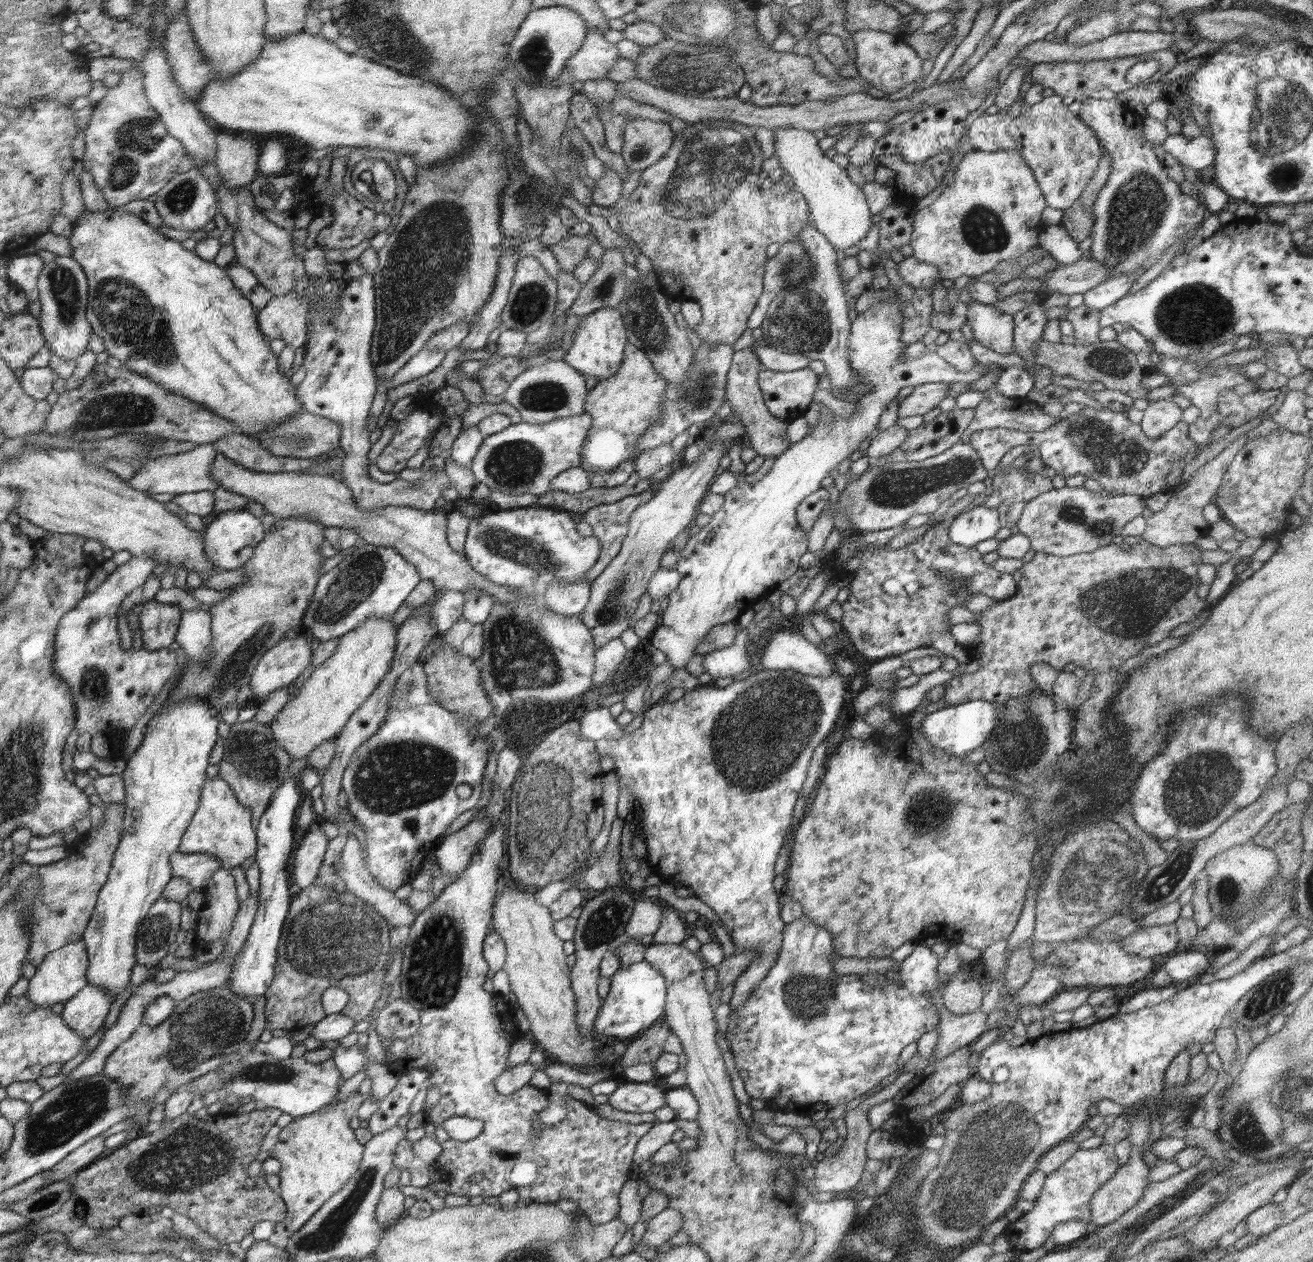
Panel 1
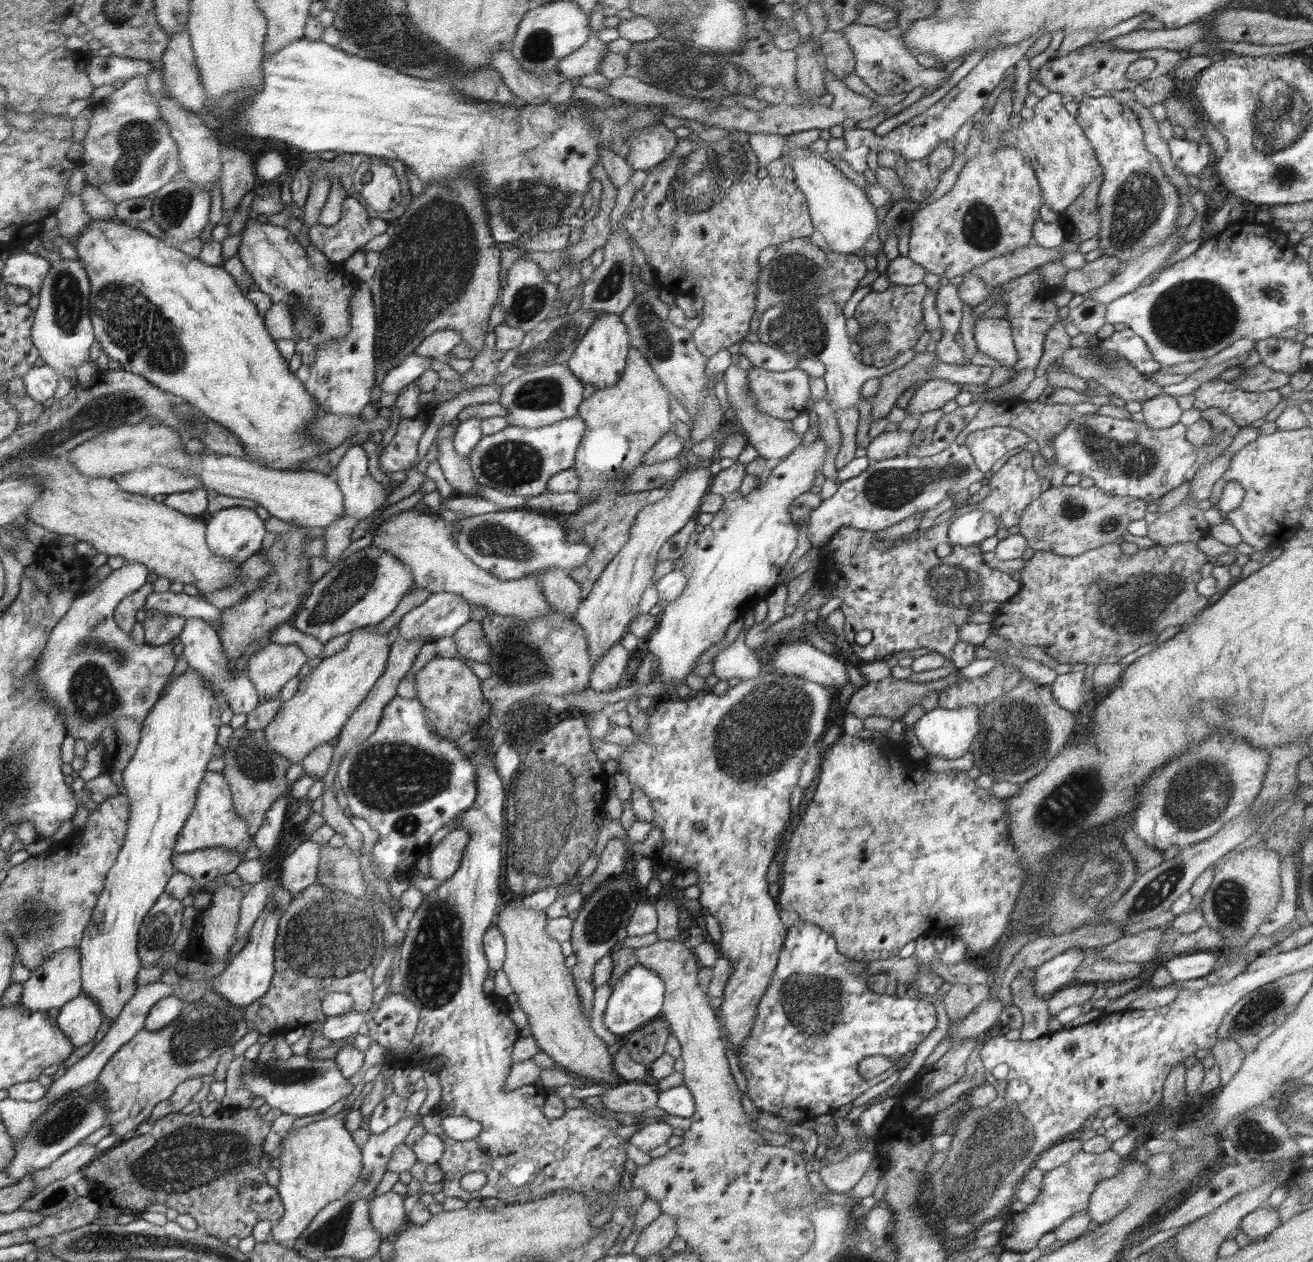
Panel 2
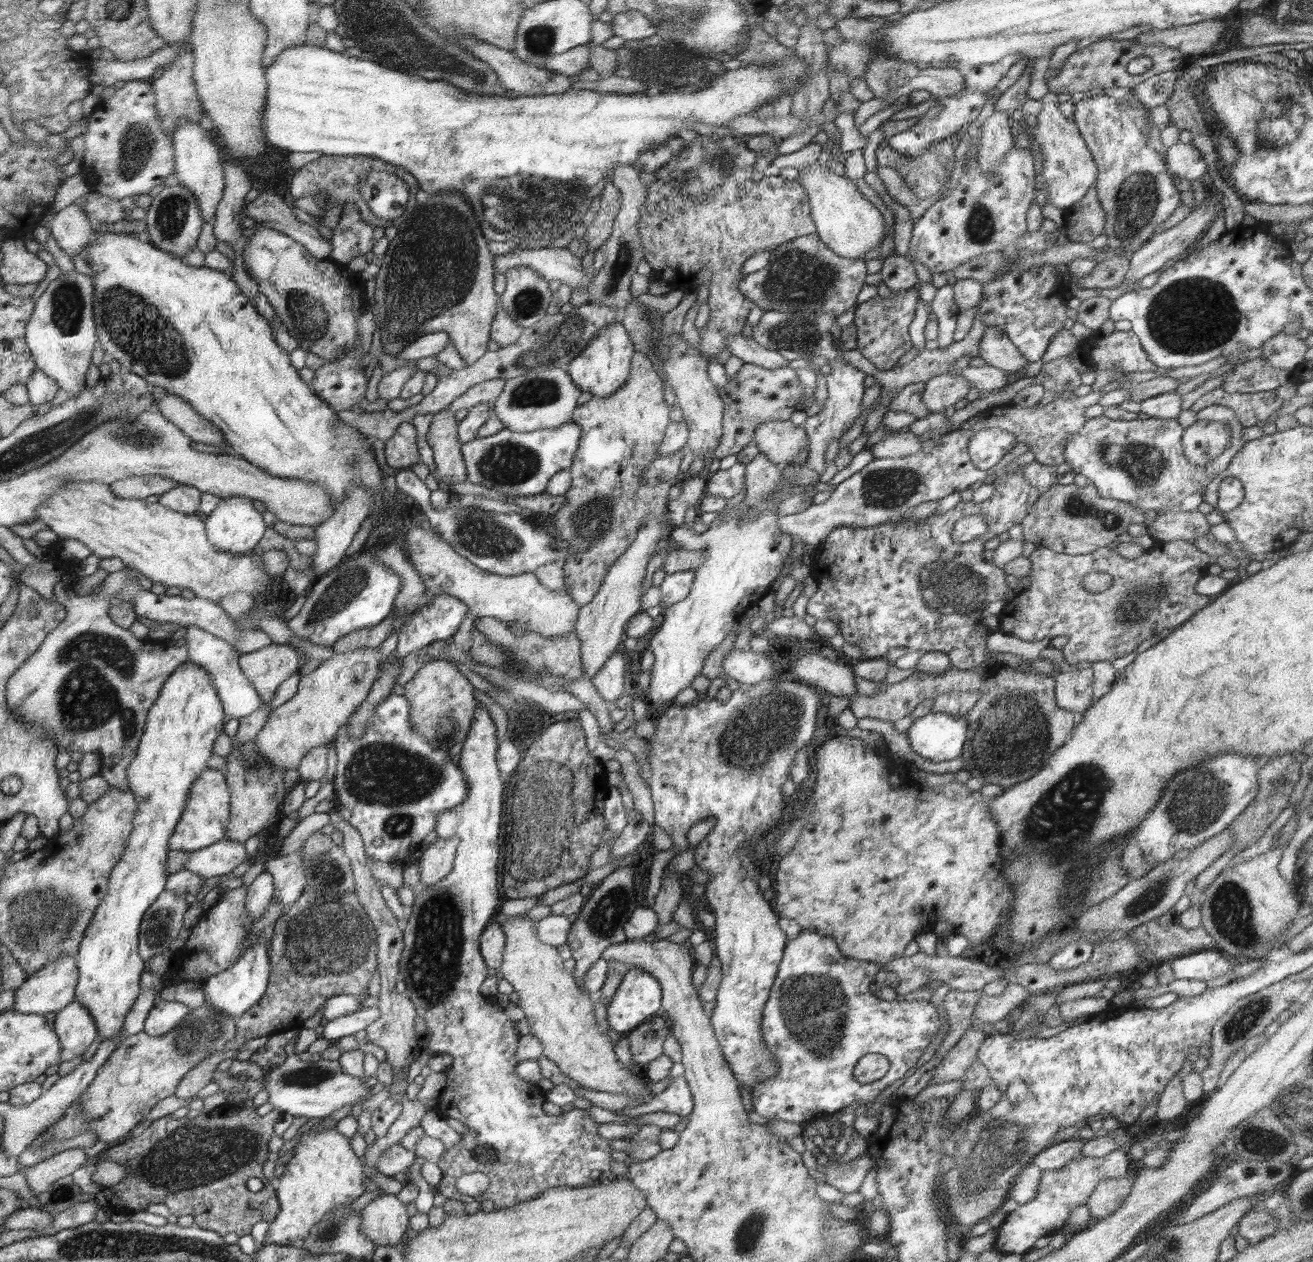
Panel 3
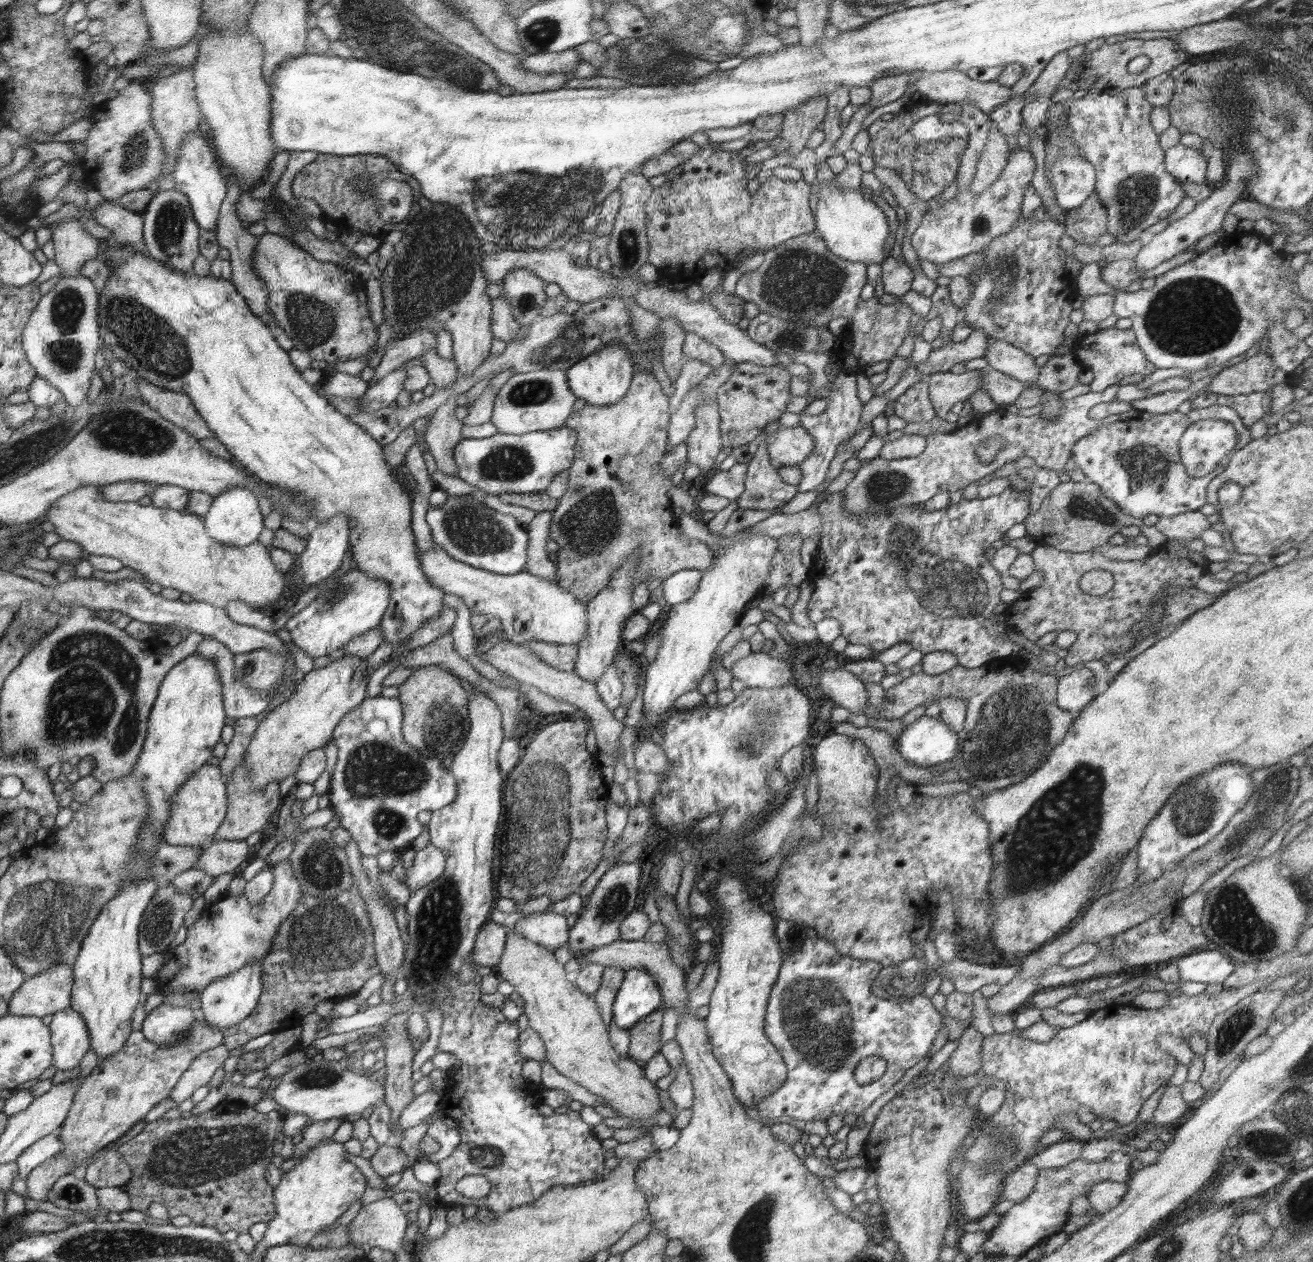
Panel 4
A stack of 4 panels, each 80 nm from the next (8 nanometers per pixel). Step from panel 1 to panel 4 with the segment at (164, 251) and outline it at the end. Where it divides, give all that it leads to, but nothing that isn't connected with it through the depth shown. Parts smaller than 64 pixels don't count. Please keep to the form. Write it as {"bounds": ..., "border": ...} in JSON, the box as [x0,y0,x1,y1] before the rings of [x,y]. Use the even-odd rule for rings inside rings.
{"bounds":[99,244,444,650],"border":[[[108,244],[100,257],[105,261],[108,260],[111,272],[108,284],[99,294],[100,334],[103,344],[115,354],[116,359],[123,360],[128,368],[132,369],[132,372],[143,376],[147,381],[174,392],[186,393],[196,405],[198,414],[206,421],[210,430],[213,430],[214,437],[228,449],[228,452],[236,461],[242,464],[244,469],[249,470],[260,481],[279,488],[280,491],[290,491],[294,495],[304,497],[306,501],[310,501],[314,505],[314,518],[317,519],[318,524],[334,519],[338,515],[350,517],[352,536],[349,540],[349,549],[352,552],[352,566],[358,567],[362,570],[362,573],[370,574],[370,577],[374,577],[378,581],[386,581],[392,588],[391,603],[379,624],[379,629],[383,634],[383,640],[391,642],[394,650],[405,640],[409,640],[423,623],[438,615],[444,606],[442,600],[444,591],[433,585],[421,568],[421,560],[418,560],[418,552],[416,552],[416,546],[414,546],[414,534],[412,534],[412,528],[410,528],[410,518],[412,518],[410,504],[412,504],[412,500],[410,500],[408,488],[404,488],[398,482],[398,478],[392,474],[391,467],[388,466],[388,462],[385,460],[385,454],[382,454],[380,442],[374,440],[370,433],[361,428],[361,425],[350,420],[349,416],[341,414],[338,409],[330,405],[326,399],[318,394],[314,389],[314,385],[309,384],[302,377],[302,373],[296,370],[296,367],[292,364],[288,351],[276,342],[268,324],[265,324],[265,321],[252,311],[248,301],[237,291],[232,281],[216,278],[211,274],[208,277],[199,277],[192,271],[176,272],[169,264],[165,264],[165,261],[157,260],[157,257],[150,256],[149,253],[139,252],[135,248],[121,248],[121,245]]]}

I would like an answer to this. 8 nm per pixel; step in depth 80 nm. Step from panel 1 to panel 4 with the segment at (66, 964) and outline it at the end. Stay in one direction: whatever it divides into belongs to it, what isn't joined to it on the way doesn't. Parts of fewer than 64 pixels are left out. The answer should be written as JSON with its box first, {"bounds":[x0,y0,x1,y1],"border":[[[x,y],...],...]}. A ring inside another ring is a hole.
{"bounds":[8,965,75,1016],"border":[[[56,965],[34,977],[28,977],[14,992],[8,1013],[14,1016],[38,1016],[64,1011],[71,1006],[75,974],[72,965]]]}

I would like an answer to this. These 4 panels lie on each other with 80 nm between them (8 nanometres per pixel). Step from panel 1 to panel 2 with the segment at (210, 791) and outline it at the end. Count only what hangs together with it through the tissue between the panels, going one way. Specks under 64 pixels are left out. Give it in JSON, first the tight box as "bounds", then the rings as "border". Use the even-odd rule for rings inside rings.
{"bounds":[174,771,254,855],"border":[[[210,771],[205,775],[197,792],[196,806],[178,836],[174,851],[182,854],[207,848],[228,847],[244,855],[254,840],[248,831],[248,821],[243,820],[234,808],[233,791],[229,787],[229,781],[222,773]]]}

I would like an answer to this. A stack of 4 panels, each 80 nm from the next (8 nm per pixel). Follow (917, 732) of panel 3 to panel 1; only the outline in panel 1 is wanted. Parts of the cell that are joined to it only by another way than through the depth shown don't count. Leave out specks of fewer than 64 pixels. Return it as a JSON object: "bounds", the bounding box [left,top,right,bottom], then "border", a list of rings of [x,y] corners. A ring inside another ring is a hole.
{"bounds":[921,700,1003,756],"border":[[[971,700],[964,704],[947,706],[932,714],[927,714],[922,720],[921,727],[925,738],[939,750],[954,756],[967,756],[972,750],[980,747],[999,725],[1000,710],[1003,704],[989,700]]]}

